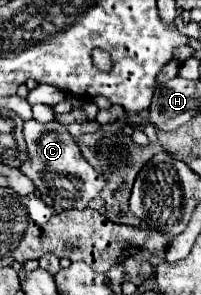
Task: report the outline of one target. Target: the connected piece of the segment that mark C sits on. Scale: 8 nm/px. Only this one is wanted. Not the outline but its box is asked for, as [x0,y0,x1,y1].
[20,119,104,209]

